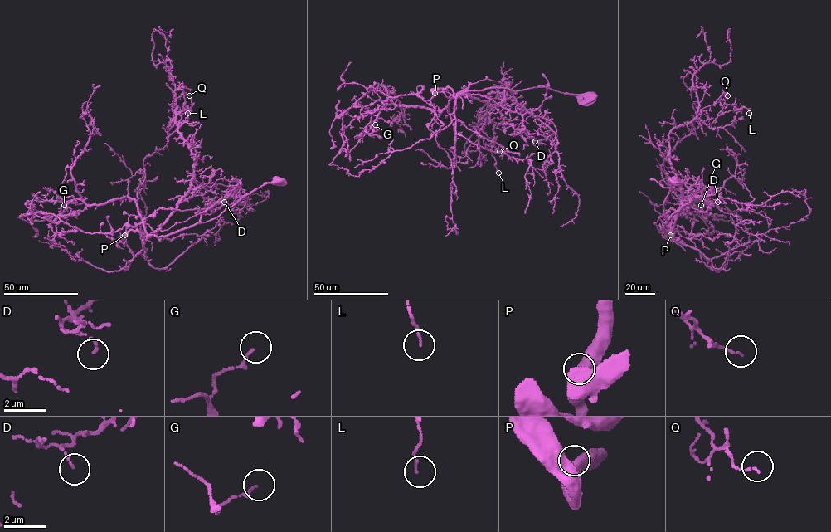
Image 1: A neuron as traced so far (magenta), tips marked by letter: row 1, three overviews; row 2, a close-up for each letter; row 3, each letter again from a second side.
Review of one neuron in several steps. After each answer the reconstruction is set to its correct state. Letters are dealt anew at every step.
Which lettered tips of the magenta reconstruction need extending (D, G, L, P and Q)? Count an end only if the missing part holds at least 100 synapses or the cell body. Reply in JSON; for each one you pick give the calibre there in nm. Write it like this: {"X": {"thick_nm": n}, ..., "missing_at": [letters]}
{"missing_at": []}

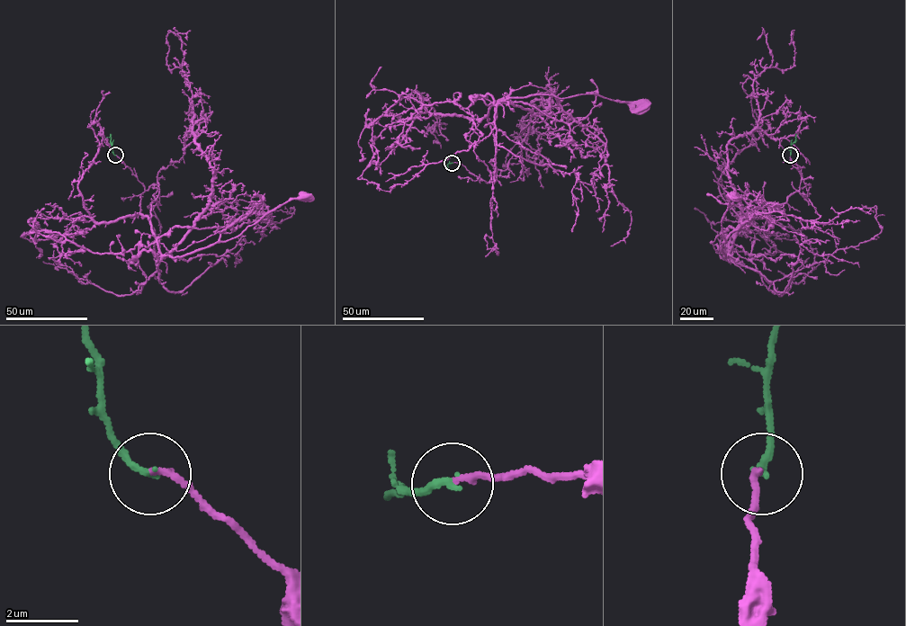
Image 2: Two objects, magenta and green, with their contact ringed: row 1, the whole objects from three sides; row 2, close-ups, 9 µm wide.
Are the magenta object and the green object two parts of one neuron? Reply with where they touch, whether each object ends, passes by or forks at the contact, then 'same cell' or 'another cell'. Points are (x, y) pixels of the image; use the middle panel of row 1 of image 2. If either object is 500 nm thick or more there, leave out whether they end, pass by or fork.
at (452, 163); magenta ends there; green ends there; same cell

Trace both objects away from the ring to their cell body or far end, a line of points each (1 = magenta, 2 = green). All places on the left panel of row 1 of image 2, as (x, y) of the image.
1: (115, 156), (145, 190), (158, 189), (151, 231), (158, 250), (171, 256), (238, 236), (305, 195)
2: (115, 156), (111, 138), (107, 137)

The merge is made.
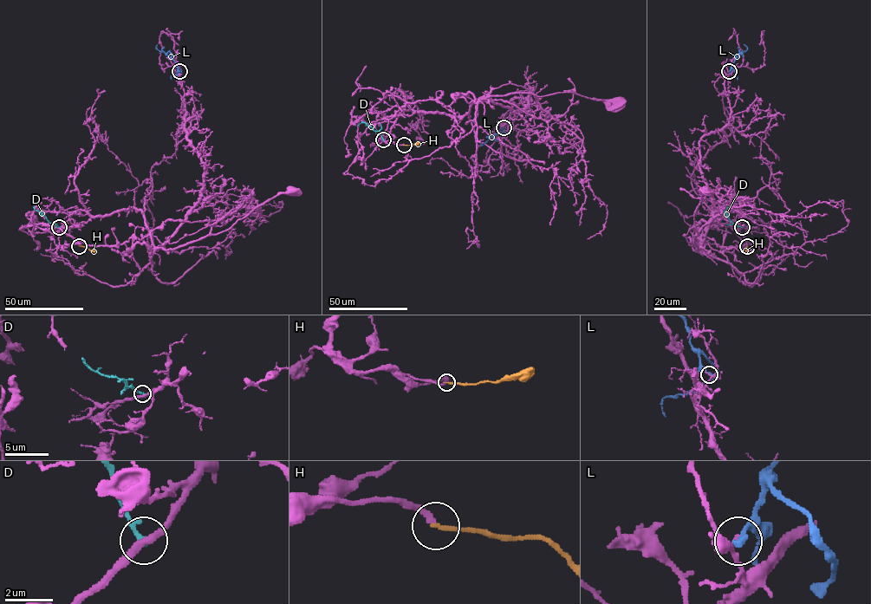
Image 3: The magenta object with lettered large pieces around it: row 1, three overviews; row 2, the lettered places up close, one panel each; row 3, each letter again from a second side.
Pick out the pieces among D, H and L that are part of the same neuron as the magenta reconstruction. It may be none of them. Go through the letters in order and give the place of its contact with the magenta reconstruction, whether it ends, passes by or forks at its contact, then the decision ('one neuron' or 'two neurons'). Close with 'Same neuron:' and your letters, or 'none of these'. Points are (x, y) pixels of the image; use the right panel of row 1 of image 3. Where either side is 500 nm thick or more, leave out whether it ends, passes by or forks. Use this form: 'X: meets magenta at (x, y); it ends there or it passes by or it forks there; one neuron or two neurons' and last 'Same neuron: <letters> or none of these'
D: meets magenta at (742, 227); it ends there; two neurons
H: meets magenta at (747, 246); it ends there; one neuron
L: meets magenta at (729, 71); it ends there; two neurons
Same neuron: H

